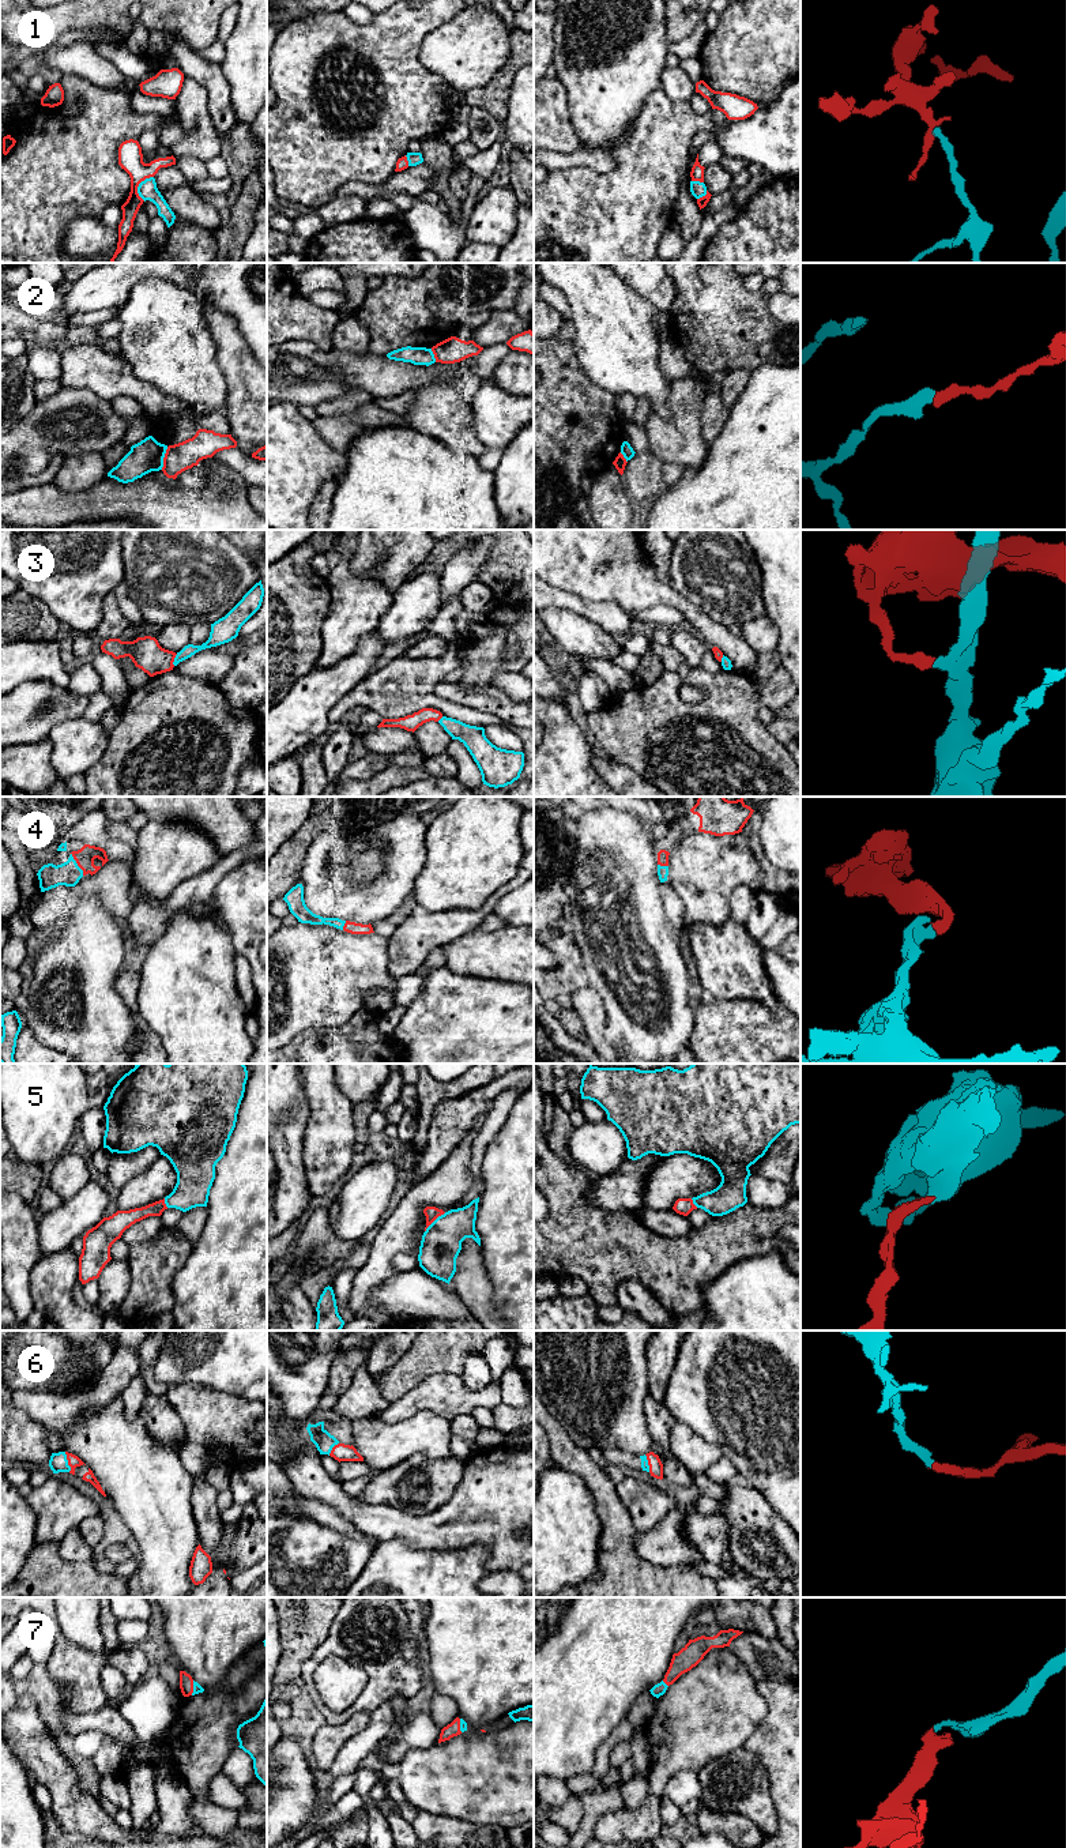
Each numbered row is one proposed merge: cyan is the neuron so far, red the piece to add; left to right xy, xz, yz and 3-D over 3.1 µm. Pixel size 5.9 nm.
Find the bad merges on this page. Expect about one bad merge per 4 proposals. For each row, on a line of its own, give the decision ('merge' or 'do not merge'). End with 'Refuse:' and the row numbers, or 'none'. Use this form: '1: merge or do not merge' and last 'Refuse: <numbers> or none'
1: do not merge
2: do not merge
3: do not merge
4: merge
5: merge
6: merge
7: merge
Refuse: 1, 2, 3

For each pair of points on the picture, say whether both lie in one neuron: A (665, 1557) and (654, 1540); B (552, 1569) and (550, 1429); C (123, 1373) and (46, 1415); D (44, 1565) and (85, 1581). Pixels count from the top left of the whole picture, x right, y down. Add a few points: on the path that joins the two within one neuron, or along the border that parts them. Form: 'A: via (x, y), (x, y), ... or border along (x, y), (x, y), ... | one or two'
A: via (662, 1553), (658, 1544) | one
B: border along (561, 1467), (577, 1474), (587, 1487) | two
C: via (104, 1391), (93, 1400), (74, 1404), (66, 1410) | one
D: via (53, 1574), (60, 1581), (75, 1581) | one

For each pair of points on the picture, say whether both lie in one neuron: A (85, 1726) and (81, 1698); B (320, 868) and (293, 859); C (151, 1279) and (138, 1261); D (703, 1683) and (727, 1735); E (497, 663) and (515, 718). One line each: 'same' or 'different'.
A: different
B: different
C: same
D: same
E: different

